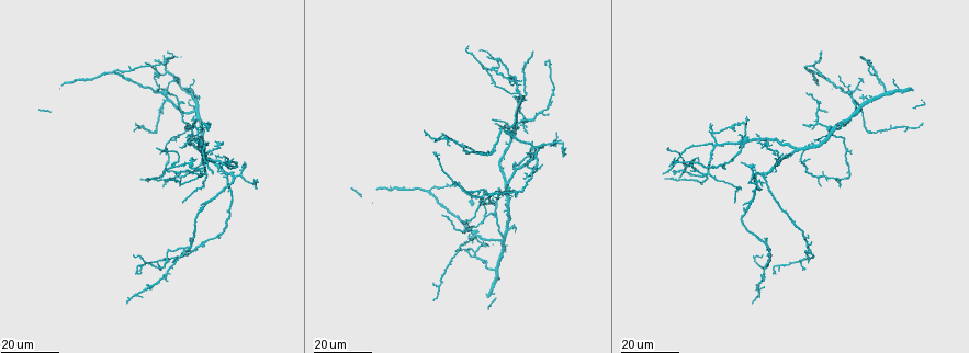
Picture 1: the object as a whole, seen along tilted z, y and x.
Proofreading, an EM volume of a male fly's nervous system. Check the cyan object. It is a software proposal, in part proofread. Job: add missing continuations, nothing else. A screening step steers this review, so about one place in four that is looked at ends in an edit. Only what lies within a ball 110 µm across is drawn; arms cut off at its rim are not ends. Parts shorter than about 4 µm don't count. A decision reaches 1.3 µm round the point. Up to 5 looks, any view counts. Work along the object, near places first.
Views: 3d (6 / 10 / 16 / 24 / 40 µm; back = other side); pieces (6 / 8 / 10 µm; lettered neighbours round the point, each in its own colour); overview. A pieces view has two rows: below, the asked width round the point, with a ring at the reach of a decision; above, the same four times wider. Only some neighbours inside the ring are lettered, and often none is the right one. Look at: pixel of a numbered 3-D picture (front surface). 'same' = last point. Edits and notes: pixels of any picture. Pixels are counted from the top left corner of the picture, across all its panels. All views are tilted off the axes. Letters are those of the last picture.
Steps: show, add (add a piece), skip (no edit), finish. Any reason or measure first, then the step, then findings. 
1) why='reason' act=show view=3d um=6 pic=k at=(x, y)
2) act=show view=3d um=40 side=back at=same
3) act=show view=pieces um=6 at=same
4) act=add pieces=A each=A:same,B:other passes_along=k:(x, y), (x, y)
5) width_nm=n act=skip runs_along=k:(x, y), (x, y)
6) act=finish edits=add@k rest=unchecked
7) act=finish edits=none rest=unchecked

why='branch stops here' act=show view=3d um=24 pic=1 at=(187, 125)

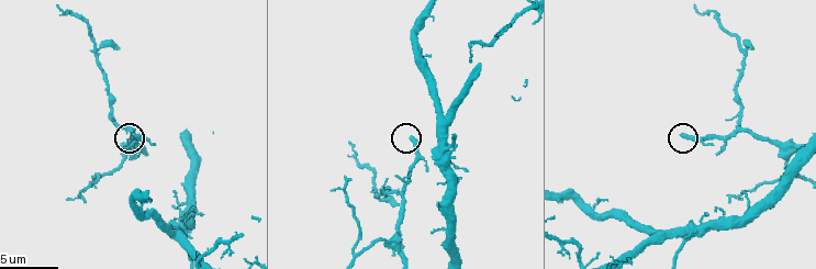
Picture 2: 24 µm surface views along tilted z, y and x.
act=show view=pieces um=6 pic=2 at=(410, 139)

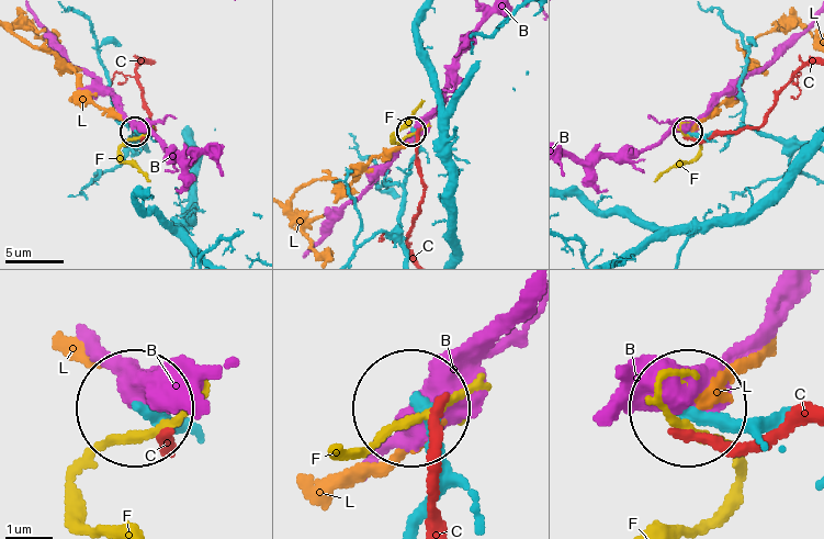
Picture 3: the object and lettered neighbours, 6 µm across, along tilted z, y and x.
act=skip each=B:other,C:other,F:other,L:other found='no lettered piece goes on from it'

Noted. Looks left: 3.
why='branch stops here' act=show view=3d um=16 pic=1 at=(203, 205)

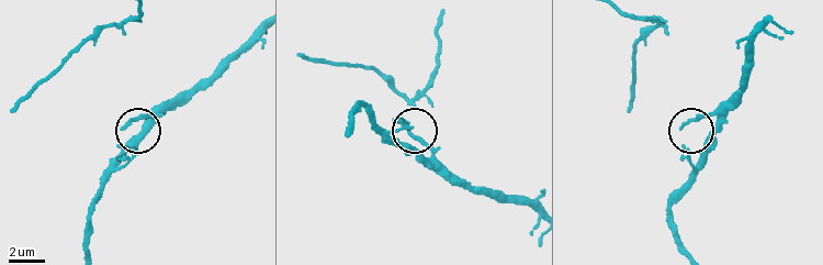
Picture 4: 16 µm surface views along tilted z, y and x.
why='what lies round it' act=show view=pieces um=6 pic=4 at=(122, 130)

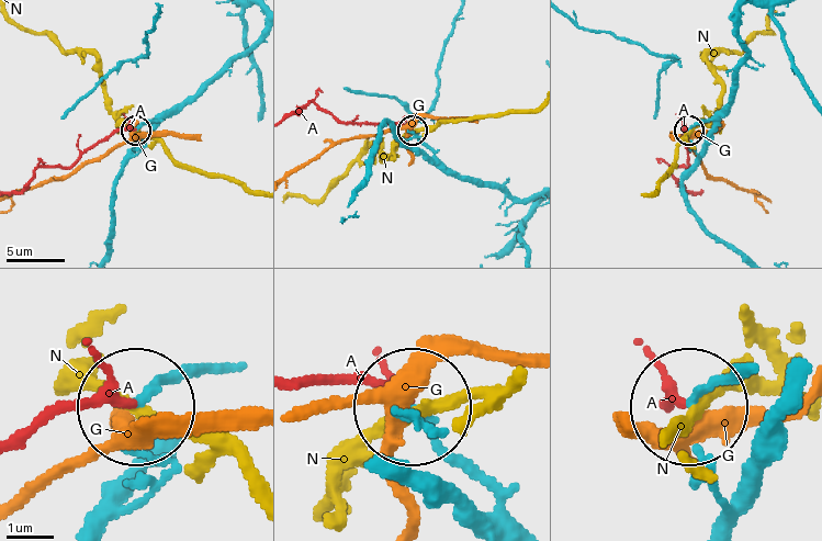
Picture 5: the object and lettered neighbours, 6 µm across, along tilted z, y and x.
width_nm=190 act=add pieces=A each=A:same,G:other,N:other found='it goes on there'

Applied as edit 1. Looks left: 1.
act=finish edits=add@5 rest=unchecked

